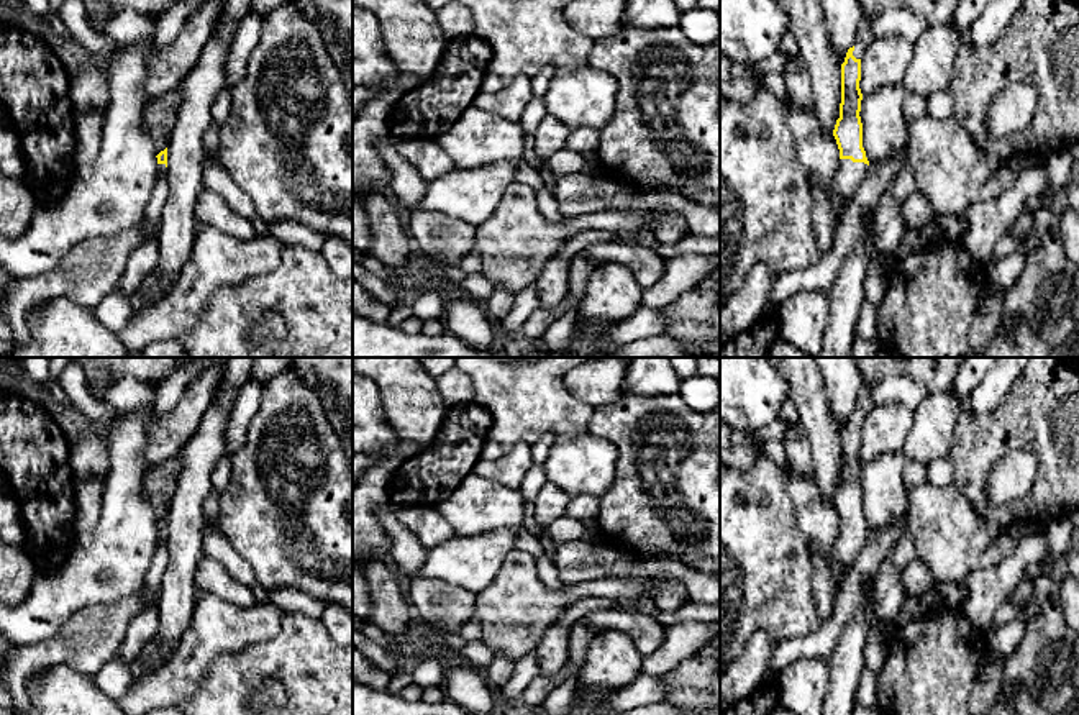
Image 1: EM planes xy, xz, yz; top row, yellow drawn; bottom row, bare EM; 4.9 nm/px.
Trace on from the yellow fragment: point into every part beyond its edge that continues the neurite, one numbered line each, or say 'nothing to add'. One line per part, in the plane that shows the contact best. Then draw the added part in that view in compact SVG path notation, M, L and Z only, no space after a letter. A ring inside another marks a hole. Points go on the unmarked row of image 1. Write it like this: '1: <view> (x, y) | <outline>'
1: yz (865, 402) | M864 382L861 385L859 398L858 398L858 408L856 408L854 418L853 418L853 423L856 426L863 425L864 417L874 407L872 405L872 387L874 387L874 384L867 384L867 382Z
2: yz (848, 543) | M840 526L840 531L831 546L833 559L840 564L840 571L841 571L840 576L833 576L836 592L840 590L846 572L853 567L859 551L863 549L866 538L867 538L867 531L864 530Z

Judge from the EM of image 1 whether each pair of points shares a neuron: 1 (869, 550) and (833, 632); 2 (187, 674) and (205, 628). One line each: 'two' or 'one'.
1: one
2: one

